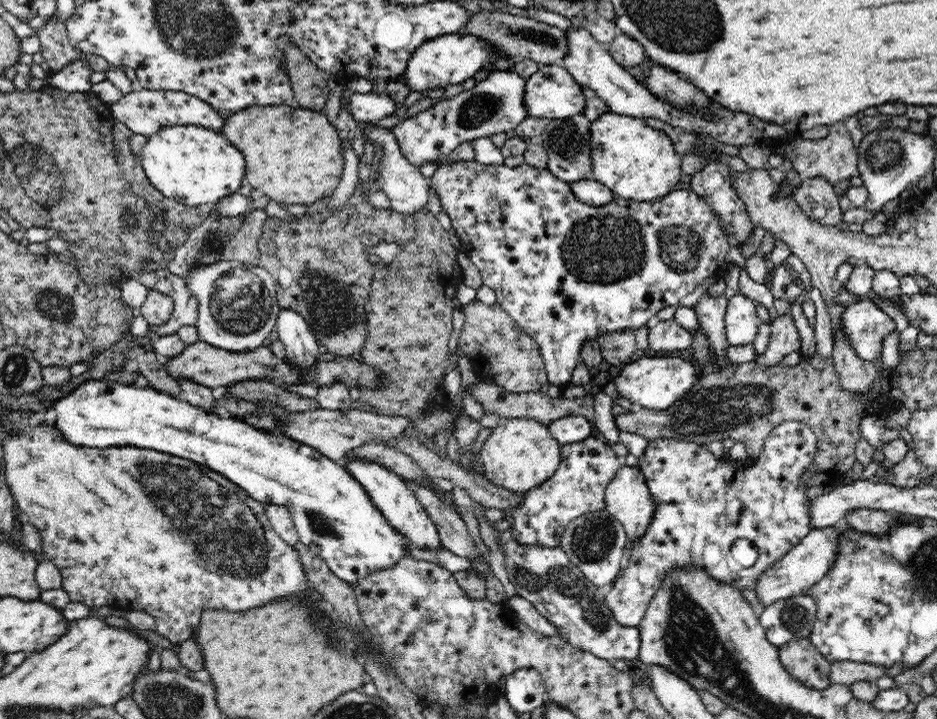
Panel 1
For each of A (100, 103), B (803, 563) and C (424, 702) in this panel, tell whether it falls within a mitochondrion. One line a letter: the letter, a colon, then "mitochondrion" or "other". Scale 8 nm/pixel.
A: other
B: other
C: other

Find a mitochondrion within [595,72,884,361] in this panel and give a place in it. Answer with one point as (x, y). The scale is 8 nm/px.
(681, 250)

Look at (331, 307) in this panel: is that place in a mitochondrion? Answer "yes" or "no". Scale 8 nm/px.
yes

